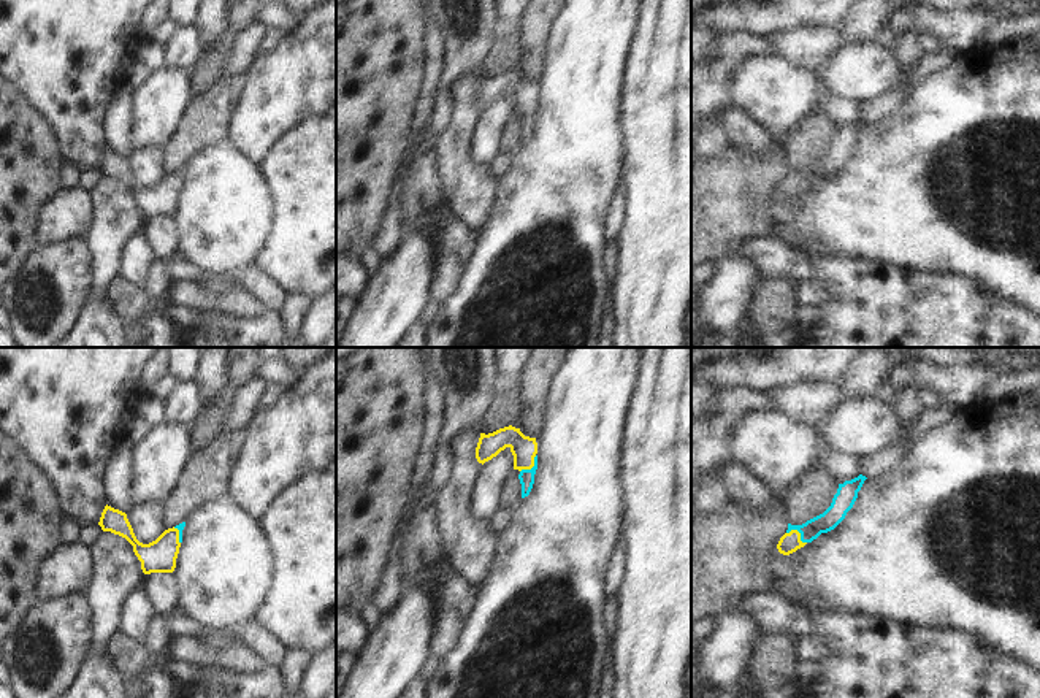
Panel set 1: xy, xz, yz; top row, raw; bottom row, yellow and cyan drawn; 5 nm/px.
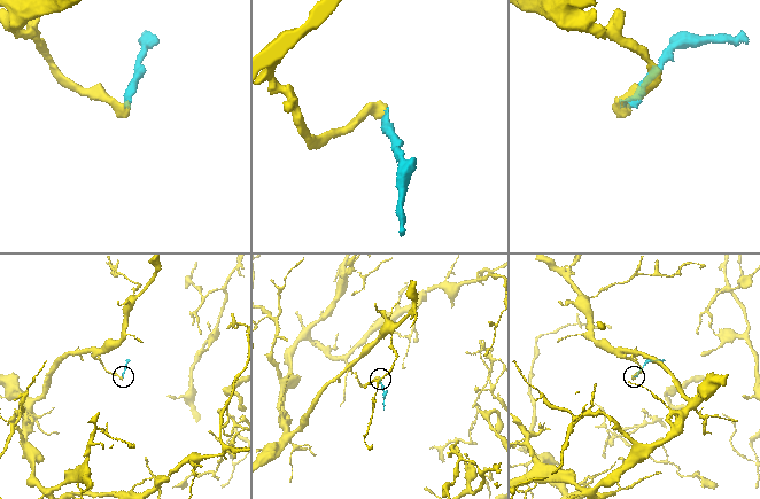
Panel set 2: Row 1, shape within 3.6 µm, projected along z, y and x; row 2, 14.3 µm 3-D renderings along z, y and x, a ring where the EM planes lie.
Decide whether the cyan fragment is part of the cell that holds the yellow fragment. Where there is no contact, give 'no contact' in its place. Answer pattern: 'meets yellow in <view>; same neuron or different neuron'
meets yellow in yz; same neuron

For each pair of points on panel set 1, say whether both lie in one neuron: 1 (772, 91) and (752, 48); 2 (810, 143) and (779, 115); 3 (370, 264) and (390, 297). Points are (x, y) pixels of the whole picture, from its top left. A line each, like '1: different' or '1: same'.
1: different
2: different
3: different

